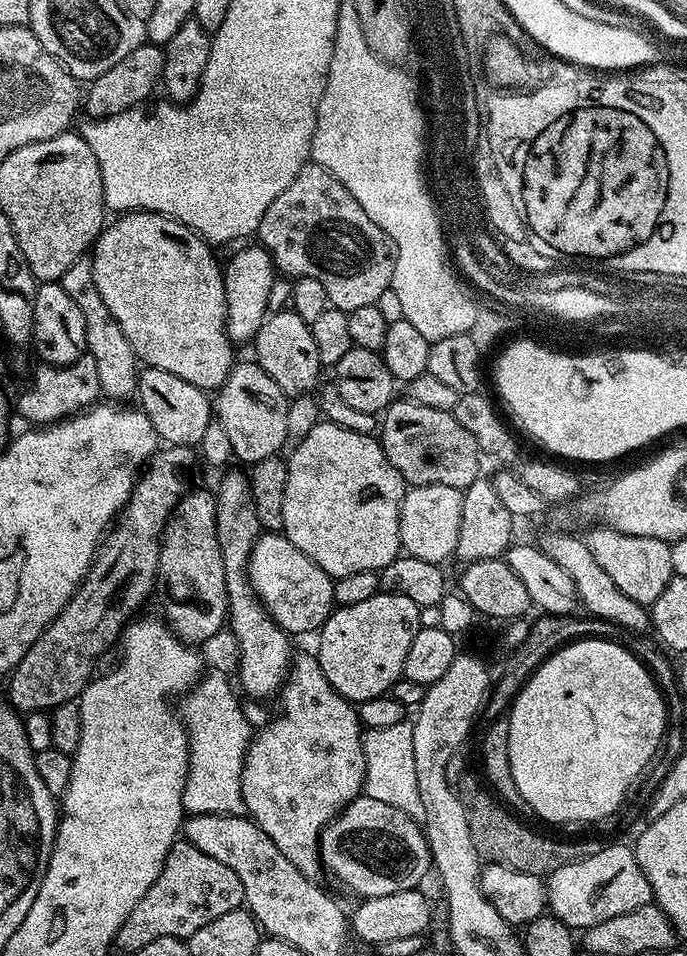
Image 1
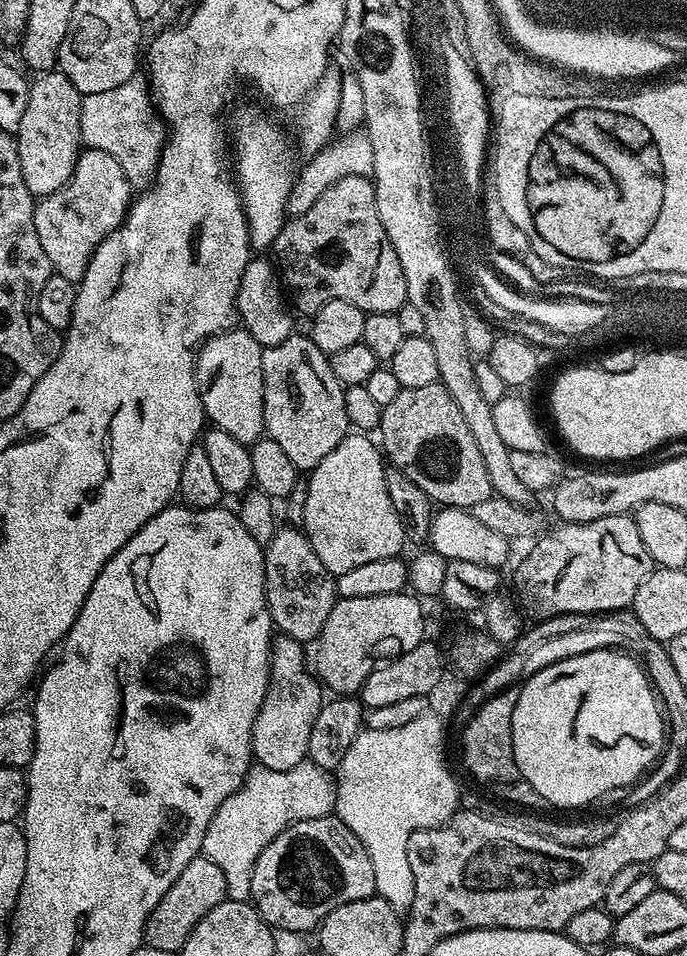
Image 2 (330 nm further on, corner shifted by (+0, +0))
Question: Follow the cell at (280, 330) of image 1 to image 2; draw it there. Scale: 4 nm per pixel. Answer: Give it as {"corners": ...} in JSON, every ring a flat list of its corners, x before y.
{"corners":[[293,334,274,346,264,348,262,354,262,378,266,395,264,397,264,431,267,439,278,442,282,451,294,462,297,470,311,470,342,442,342,438,349,435,350,425,346,418,346,398,344,385,334,378,334,370,330,370,329,356,318,346,314,346,311,335]]}

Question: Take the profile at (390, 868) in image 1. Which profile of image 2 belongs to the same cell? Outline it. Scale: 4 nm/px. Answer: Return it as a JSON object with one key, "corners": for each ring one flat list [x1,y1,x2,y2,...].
{"corners":[[339,816,310,818,292,824,258,858,252,871,251,903,273,929,308,932,338,906,376,895,370,854]]}

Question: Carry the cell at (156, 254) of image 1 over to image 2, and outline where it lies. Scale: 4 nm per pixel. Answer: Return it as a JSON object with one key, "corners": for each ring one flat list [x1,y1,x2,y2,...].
{"corners":[[233,326,205,340,196,354,196,385,205,417,215,427,226,430,226,434,249,446,265,435,263,353,264,348,250,333,245,332,243,327]]}

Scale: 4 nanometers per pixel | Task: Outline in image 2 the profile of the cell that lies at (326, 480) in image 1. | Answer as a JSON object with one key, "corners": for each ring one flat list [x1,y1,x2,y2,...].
{"corners":[[371,435,344,436,342,442,338,442,338,446,334,446,334,450,330,450,330,454,326,454,326,458,322,458,322,462,311,469,307,482,302,531,323,566,334,577,346,574,346,570,354,570,354,566,366,566,366,562,378,562,382,558,401,555,400,547,406,544,404,523,400,520,398,510,394,510,394,502,390,502,390,494,386,491,386,460]]}

